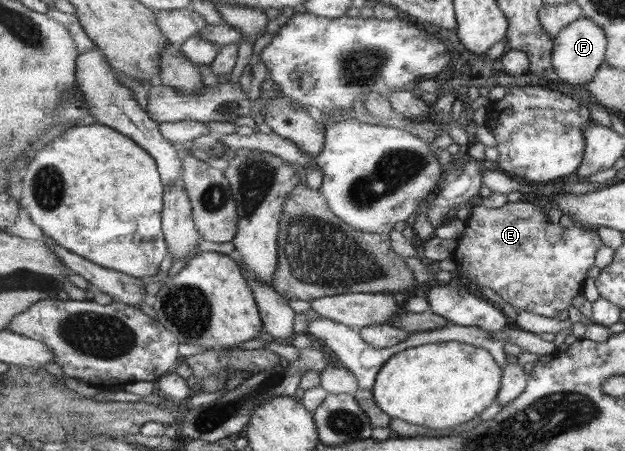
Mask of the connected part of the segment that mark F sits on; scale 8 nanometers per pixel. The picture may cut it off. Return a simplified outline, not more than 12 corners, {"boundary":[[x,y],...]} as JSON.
{"boundary":[[585,16],[554,40],[563,83],[585,85],[606,62],[605,29]]}

